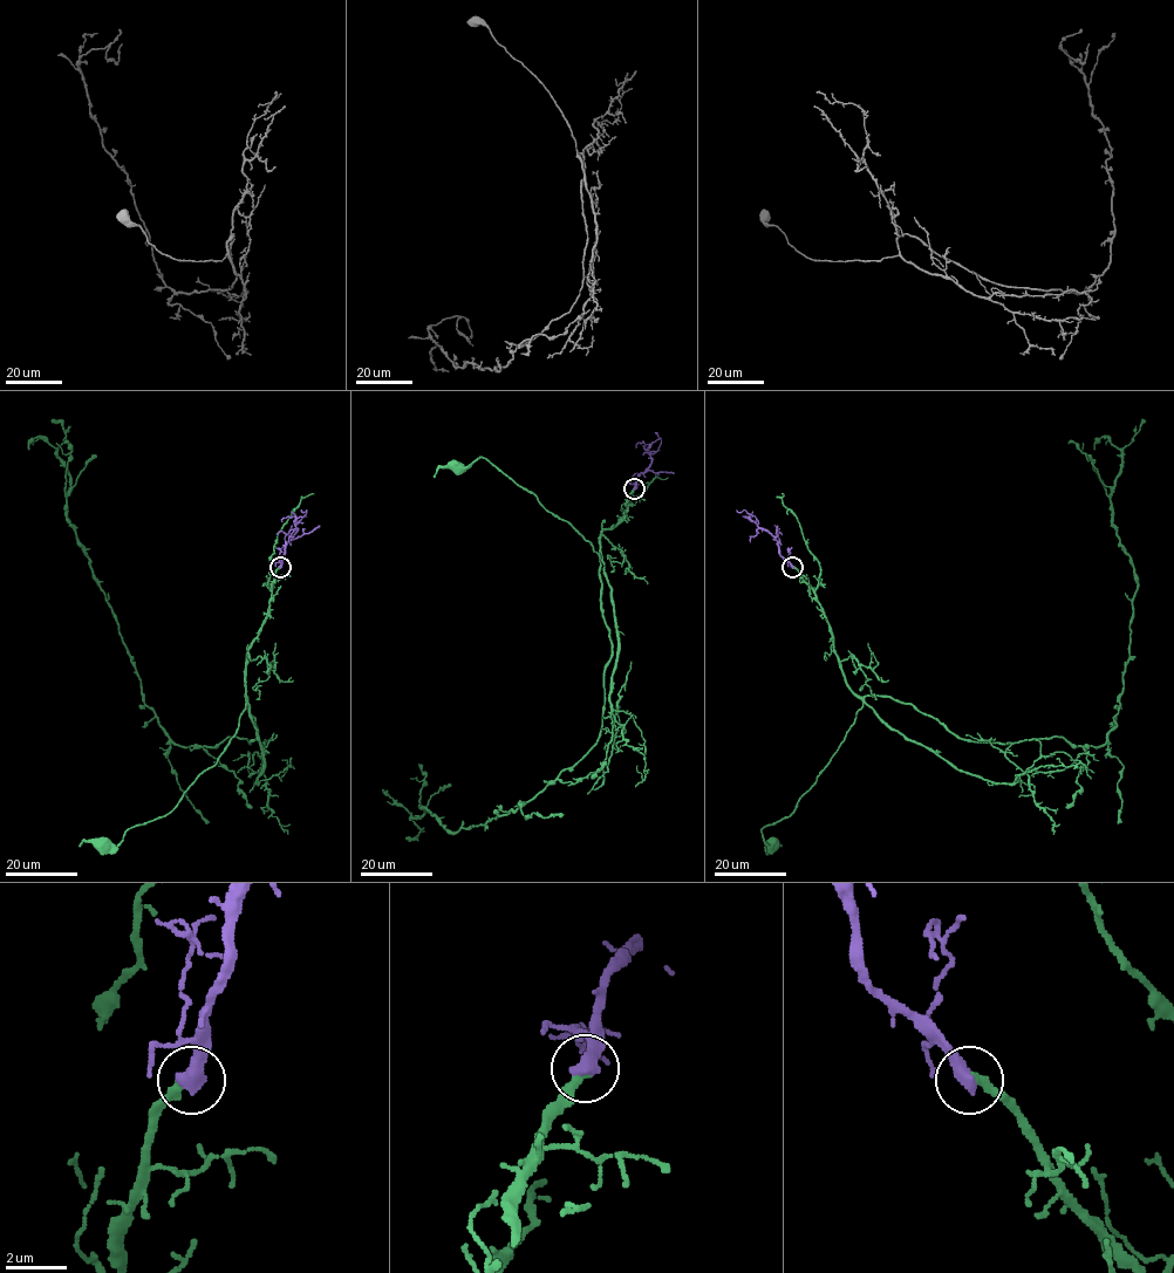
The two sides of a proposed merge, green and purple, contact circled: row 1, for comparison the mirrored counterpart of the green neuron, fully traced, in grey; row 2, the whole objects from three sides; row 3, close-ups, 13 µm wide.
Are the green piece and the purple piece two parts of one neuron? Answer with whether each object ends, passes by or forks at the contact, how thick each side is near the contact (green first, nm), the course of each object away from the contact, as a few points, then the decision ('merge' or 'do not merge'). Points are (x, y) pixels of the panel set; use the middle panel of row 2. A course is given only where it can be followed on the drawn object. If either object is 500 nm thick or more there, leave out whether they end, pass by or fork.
calibres 320 and 550 nm; course green (634, 488), (625, 515), (600, 533), (600, 559), (572, 526), (489, 462), (480, 457), (470, 466), (458, 466); course purple (634, 488), (636, 478), (652, 462), (650, 453), (659, 450), (661, 439), (655, 432); merge

